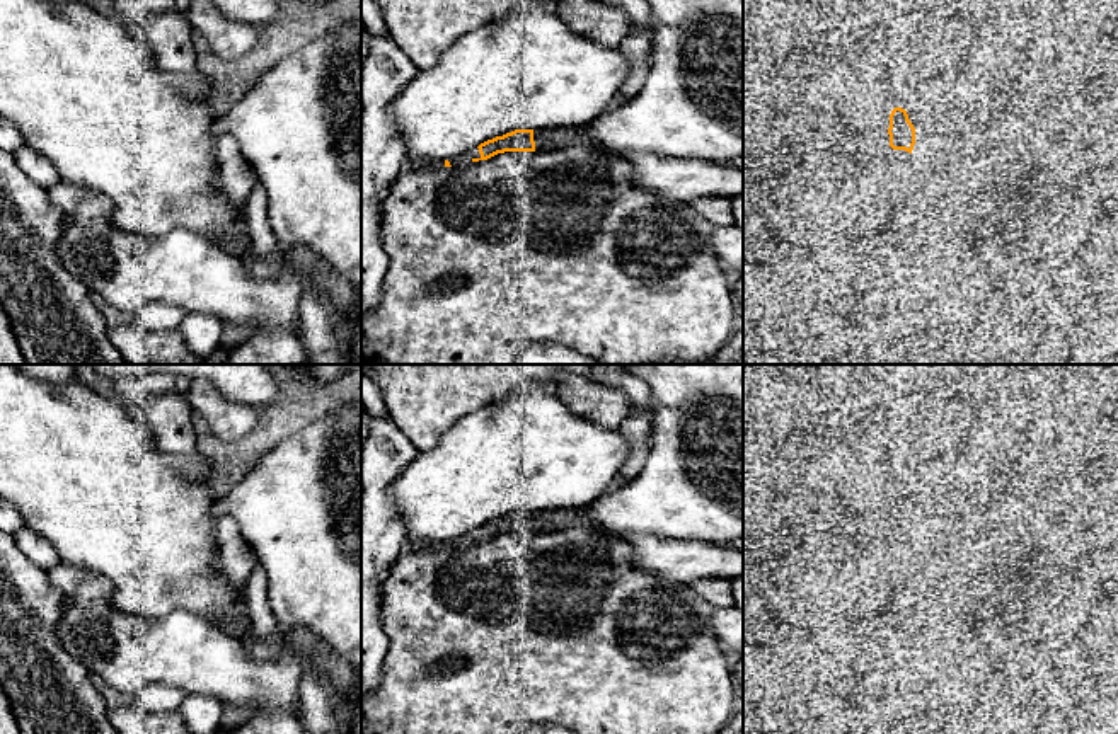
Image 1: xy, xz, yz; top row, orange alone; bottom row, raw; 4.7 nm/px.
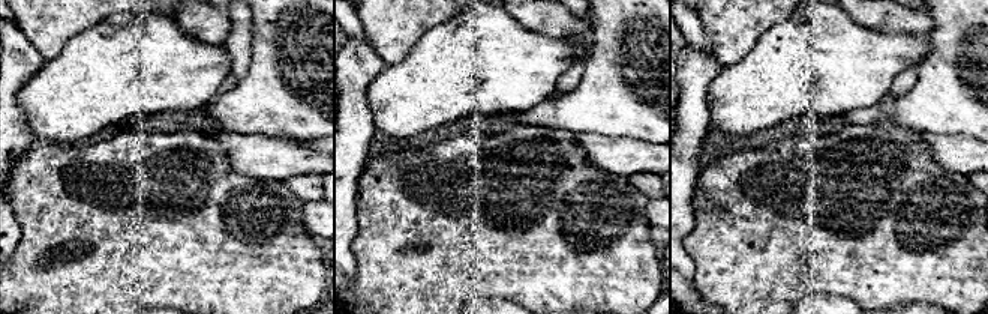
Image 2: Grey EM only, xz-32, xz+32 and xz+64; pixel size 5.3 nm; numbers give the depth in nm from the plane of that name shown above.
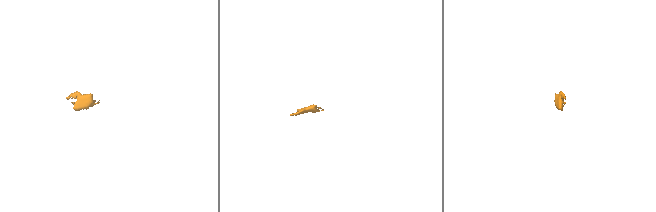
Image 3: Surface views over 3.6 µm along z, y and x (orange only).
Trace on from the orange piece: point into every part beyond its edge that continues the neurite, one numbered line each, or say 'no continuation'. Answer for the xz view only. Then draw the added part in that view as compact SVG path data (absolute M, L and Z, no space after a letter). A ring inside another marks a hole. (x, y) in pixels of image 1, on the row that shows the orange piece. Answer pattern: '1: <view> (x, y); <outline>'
1: xz (558, 138); M554 128L533 131L535 152L562 150L569 145L596 143L581 128Z
2: xz (466, 159); M474 148L472 152L462 153L455 158L450 158L450 165L452 167L464 167L464 165L470 165L474 158L481 158L479 148Z

